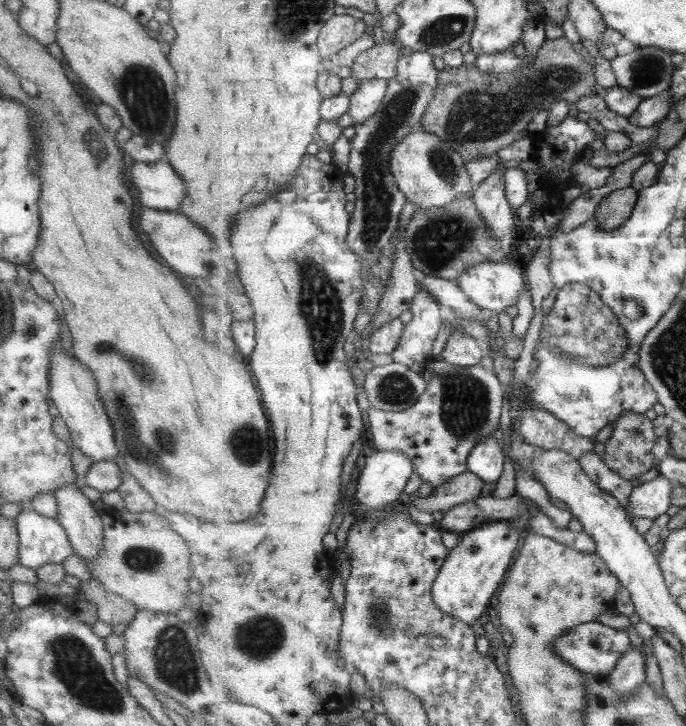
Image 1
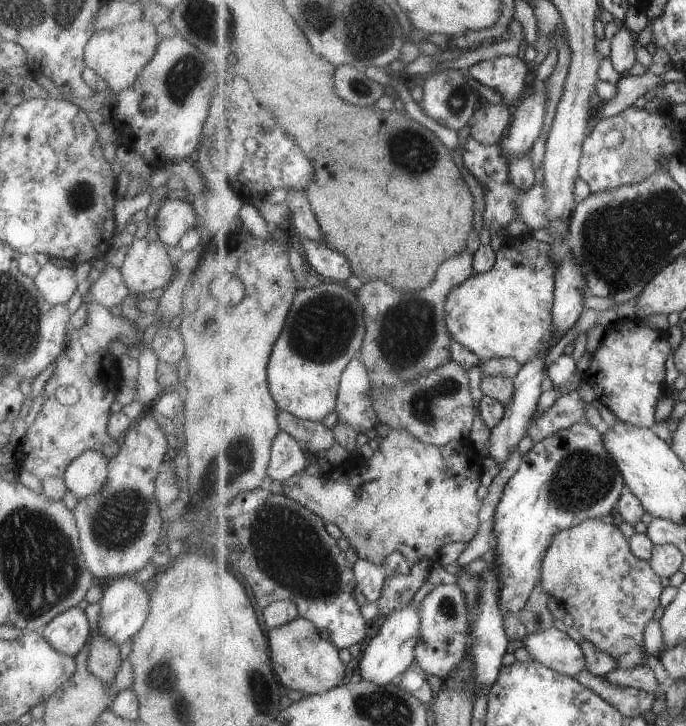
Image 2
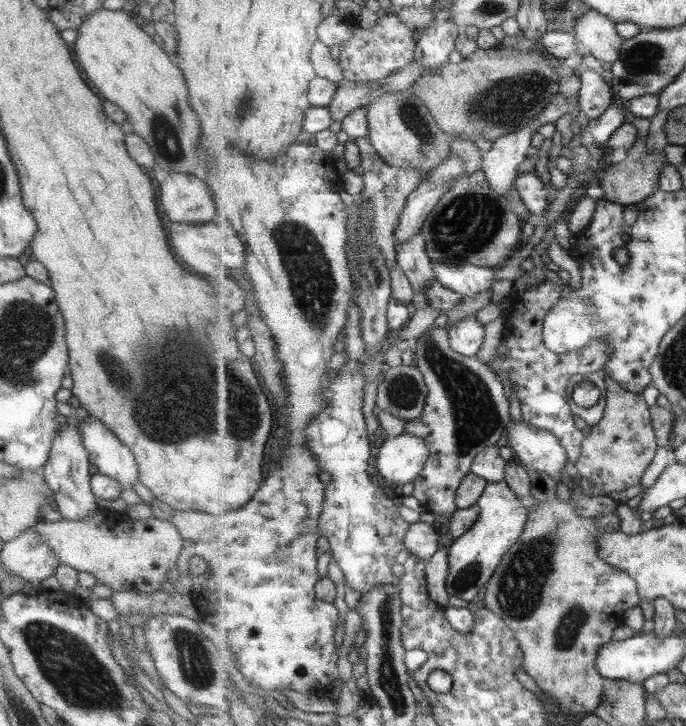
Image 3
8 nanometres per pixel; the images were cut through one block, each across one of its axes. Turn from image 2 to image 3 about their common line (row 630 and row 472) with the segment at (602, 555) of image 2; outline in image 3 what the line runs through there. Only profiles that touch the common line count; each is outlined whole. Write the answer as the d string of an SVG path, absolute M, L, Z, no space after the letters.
M609 381L604 419L591 428L584 440L582 455L574 464L580 476L592 482L590 487L585 487L587 491L584 494L608 496L610 492L641 485L647 467L653 462L659 447L650 406L647 406L641 393L629 392L618 382Z

